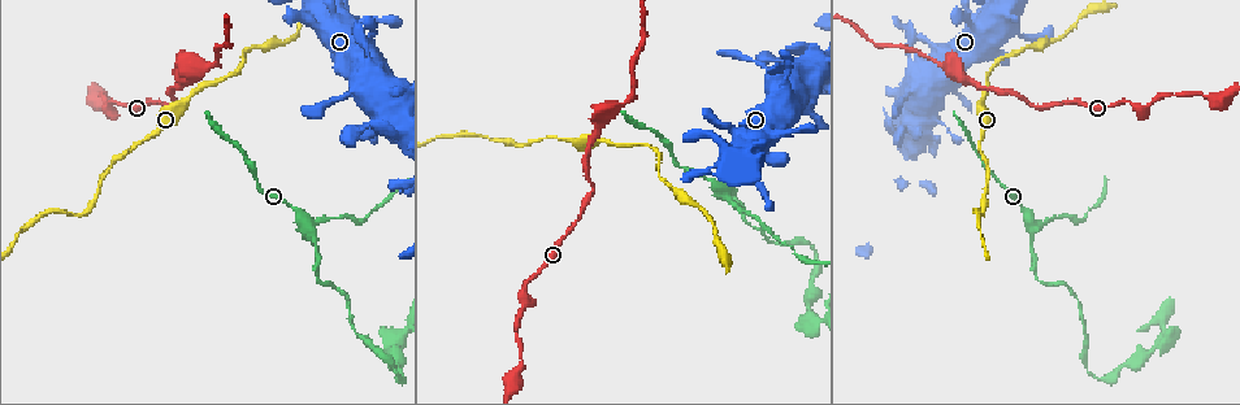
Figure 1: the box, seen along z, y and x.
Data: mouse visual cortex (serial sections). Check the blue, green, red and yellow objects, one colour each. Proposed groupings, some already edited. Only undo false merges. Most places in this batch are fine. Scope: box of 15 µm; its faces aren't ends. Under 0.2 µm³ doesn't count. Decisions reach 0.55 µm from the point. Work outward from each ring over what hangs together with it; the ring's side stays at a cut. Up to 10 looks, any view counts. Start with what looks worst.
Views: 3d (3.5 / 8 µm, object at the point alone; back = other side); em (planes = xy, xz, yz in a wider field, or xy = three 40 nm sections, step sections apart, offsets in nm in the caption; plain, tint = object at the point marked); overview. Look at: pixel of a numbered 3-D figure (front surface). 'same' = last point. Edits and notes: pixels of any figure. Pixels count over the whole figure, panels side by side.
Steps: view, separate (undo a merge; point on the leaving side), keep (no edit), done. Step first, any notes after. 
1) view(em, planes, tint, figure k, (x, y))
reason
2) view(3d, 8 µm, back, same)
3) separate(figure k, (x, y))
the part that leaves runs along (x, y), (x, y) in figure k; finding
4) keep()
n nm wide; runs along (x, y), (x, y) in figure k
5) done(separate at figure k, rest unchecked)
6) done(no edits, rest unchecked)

view(3d, 3.5 µm, figure 1, (727, 187))
branch point

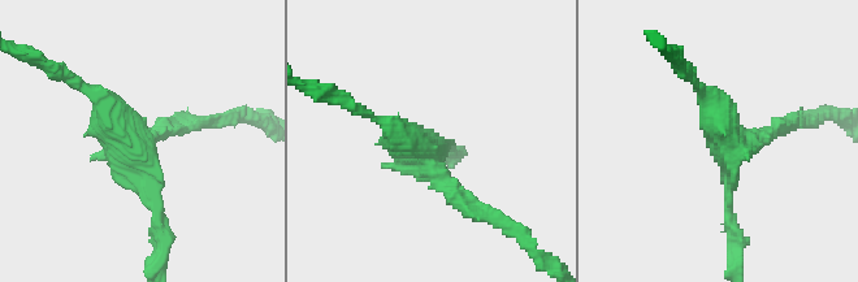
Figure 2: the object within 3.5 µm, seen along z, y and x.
view(em, xy, step 2, tint, figure 2, (132, 141))
now the EM

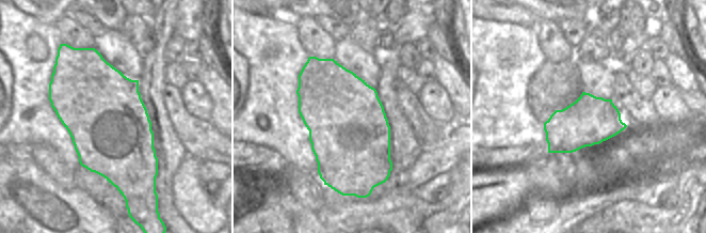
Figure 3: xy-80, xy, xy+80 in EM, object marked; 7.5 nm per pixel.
separate(figure 2, (454, 200))
a second cell is stuck on

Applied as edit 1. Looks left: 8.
view(3d, 3.5 µm, figure 1, (1031, 105))
sharp bend

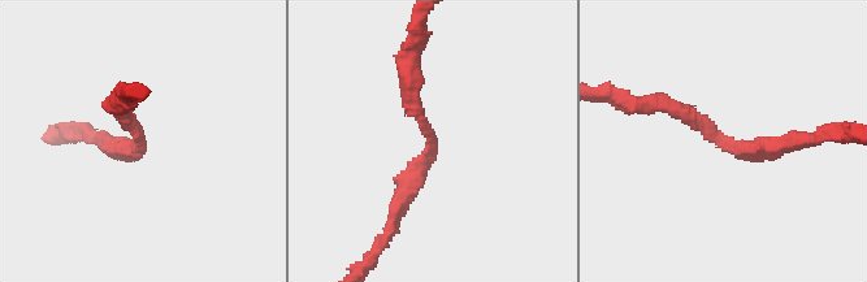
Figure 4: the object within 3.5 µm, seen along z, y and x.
view(em, xy, step 2, tint, figure 4, (727, 151))
arms of 200, 200 nm; shape alone is not enough

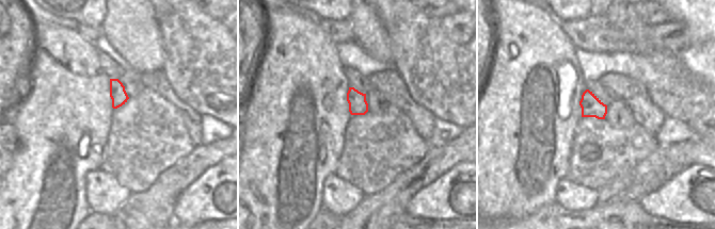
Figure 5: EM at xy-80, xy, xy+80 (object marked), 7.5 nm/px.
keep()
runs along (798, 140), (729, 148), (662, 104) in figure 4; one cell here

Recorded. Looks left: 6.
view(3d, 3.5 µm, figure 1, (481, 134))

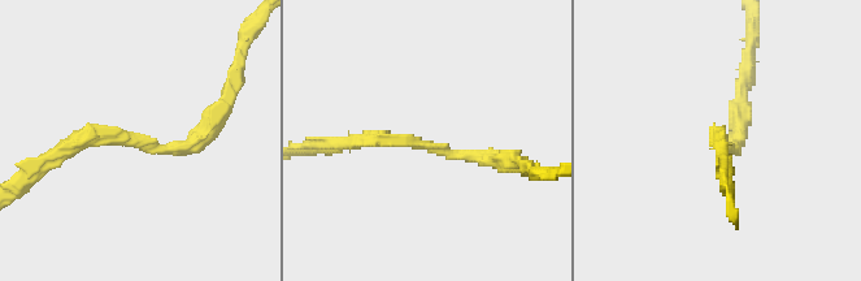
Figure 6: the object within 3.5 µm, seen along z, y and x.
view(em, xy, step 1, tint, figure 6, (728, 141))
arms of 200, 200 nm

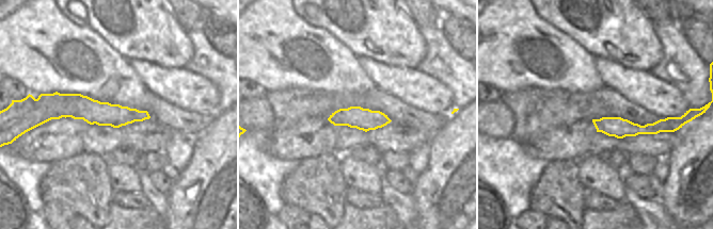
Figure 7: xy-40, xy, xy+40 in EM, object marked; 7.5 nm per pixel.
keep()
170 nm wide; runs along (48, 110), (146, 116) in figure 7; continuous, no second cell

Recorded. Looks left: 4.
view(3d, 8 µm, figure 1, (1005, 6))
sharp bend

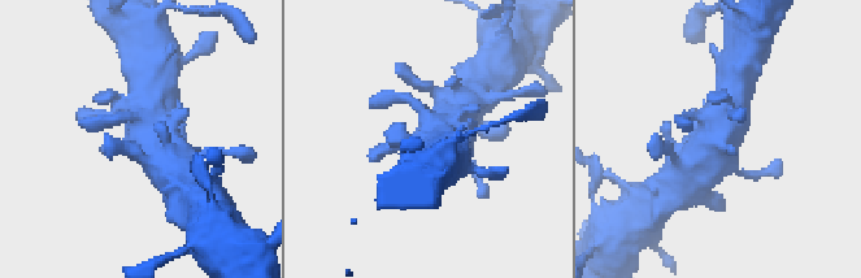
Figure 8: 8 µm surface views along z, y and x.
view(em, xy, step 3, tint, figure 8, (718, 133))
need the tissue

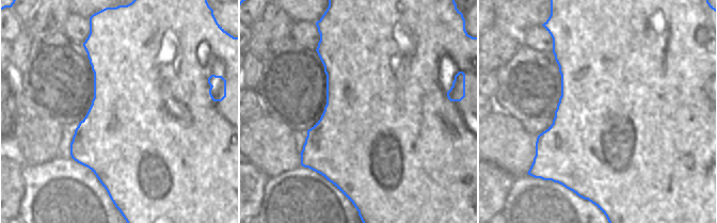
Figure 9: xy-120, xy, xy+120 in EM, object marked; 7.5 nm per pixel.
keep()
runs along (173, 173), (147, 139), (142, 117) in figure 8; all the same cell

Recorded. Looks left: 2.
done(separate at figure 2, rest unchecked)

